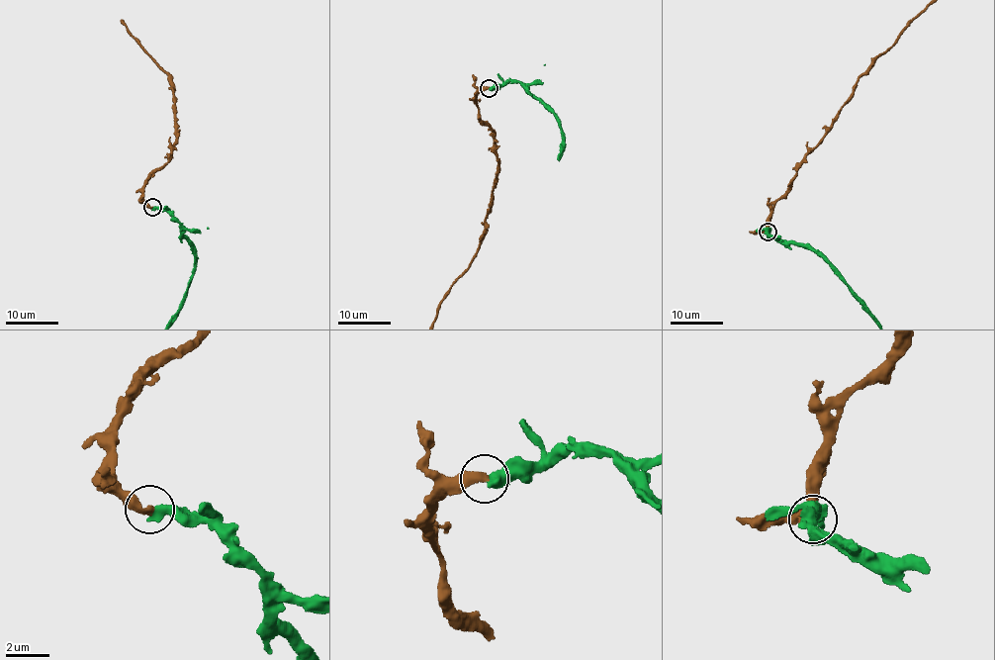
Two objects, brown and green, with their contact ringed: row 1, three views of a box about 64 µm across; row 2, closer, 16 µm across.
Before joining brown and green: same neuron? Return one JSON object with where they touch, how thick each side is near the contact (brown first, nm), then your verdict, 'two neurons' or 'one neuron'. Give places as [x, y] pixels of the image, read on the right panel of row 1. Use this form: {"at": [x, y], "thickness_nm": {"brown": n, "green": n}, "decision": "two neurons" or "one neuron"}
{"at": [768, 232], "thickness_nm": {"brown": 400, "green": 500}, "decision": "one neuron"}

